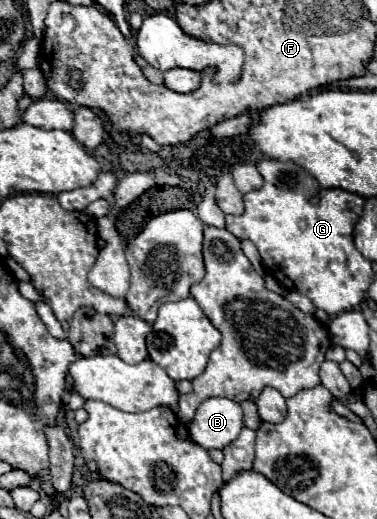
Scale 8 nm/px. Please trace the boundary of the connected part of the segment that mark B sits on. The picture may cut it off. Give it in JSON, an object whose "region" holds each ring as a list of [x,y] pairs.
{"region":[[[208,398],[204,400],[188,428],[190,438],[202,448],[224,448],[234,442],[244,428],[242,408],[230,398]]]}

